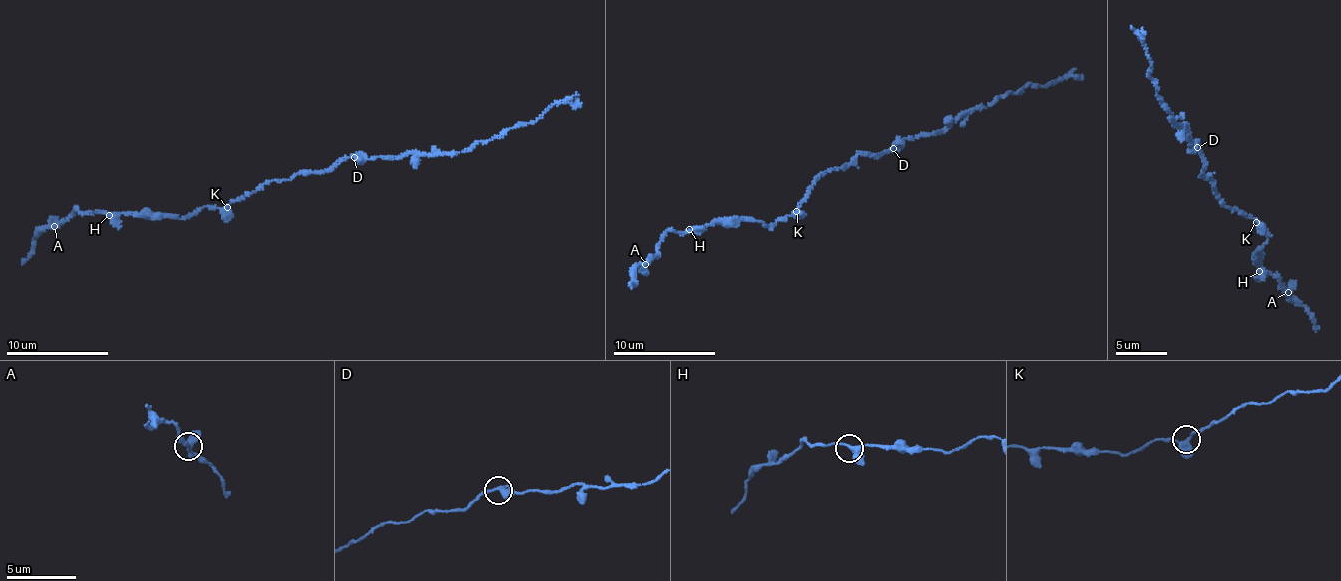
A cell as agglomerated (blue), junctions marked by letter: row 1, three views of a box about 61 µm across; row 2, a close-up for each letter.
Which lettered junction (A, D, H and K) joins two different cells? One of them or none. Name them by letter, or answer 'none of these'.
none of these

